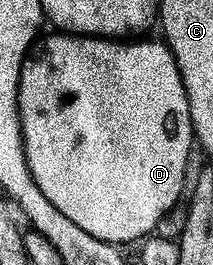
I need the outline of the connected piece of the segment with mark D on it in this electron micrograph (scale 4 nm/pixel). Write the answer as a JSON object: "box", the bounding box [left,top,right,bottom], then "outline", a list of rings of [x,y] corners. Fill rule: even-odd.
{"box":[18,31,194,243],"outline":[[[52,31],[49,37],[41,36],[33,44],[24,59],[20,72],[18,87],[18,111],[20,126],[24,136],[26,163],[30,167],[30,175],[38,187],[42,187],[42,195],[66,215],[73,223],[78,223],[82,231],[94,235],[94,239],[121,243],[120,241],[139,242],[155,230],[158,219],[166,215],[166,211],[177,208],[180,192],[184,189],[184,176],[188,173],[188,156],[194,149],[194,134],[190,119],[190,103],[186,99],[186,87],[182,87],[182,75],[178,71],[178,63],[163,40],[140,41],[144,39],[113,39],[111,37],[94,37],[91,35],[73,35],[63,31]]]}

